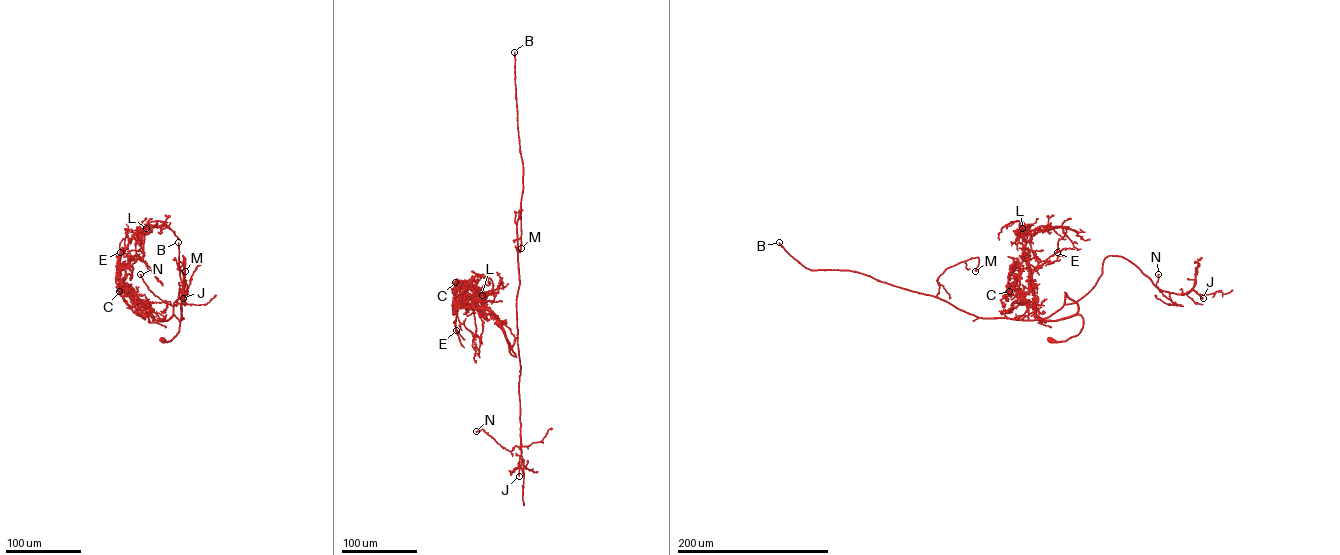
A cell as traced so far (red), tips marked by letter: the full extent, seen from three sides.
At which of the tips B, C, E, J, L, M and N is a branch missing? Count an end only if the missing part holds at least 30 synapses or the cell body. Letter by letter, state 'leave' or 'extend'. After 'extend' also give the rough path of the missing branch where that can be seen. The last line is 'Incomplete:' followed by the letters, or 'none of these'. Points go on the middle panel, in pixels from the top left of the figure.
B: extend
C: extend
E: leave
J: extend; course (519, 476), (519, 490)
L: leave
M: leave
N: leave
Incomplete: B, C, J

